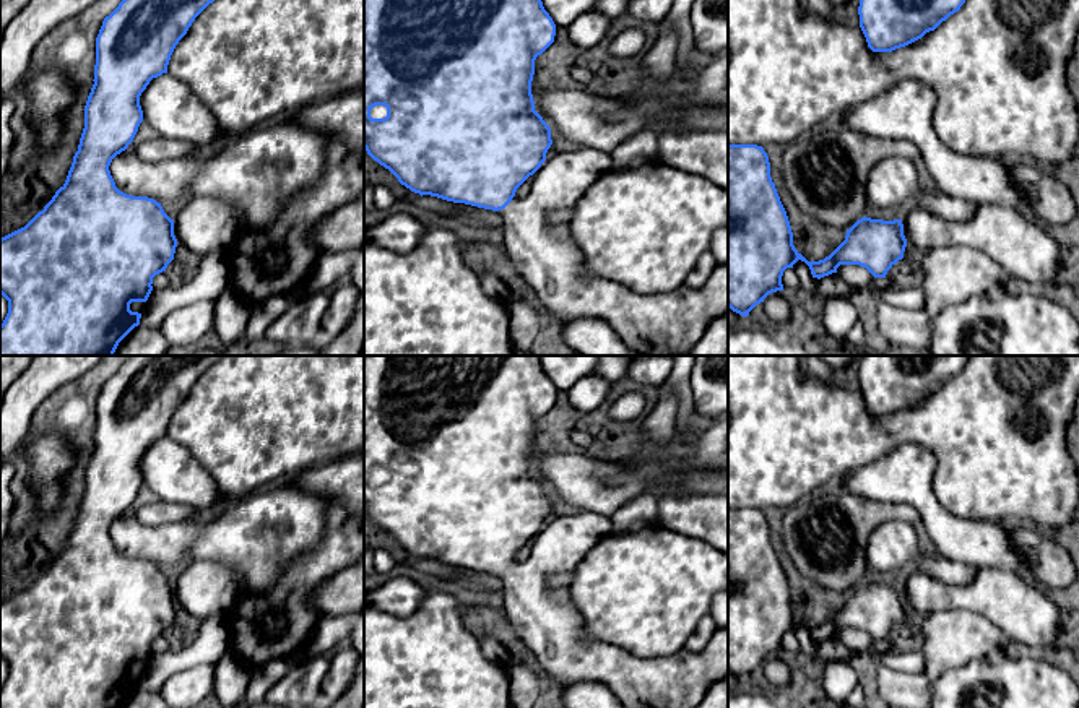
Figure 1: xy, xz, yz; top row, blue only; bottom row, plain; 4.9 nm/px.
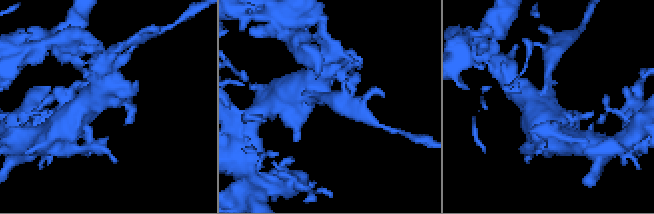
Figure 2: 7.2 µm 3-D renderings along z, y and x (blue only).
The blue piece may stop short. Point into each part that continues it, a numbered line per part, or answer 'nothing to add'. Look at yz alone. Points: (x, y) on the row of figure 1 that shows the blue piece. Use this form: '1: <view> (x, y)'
nothing to add

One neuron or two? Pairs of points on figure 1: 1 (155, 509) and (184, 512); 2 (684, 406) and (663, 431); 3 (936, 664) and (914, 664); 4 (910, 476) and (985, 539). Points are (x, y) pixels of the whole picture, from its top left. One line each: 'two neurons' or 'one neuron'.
1: one neuron
2: two neurons
3: two neurons
4: one neuron

